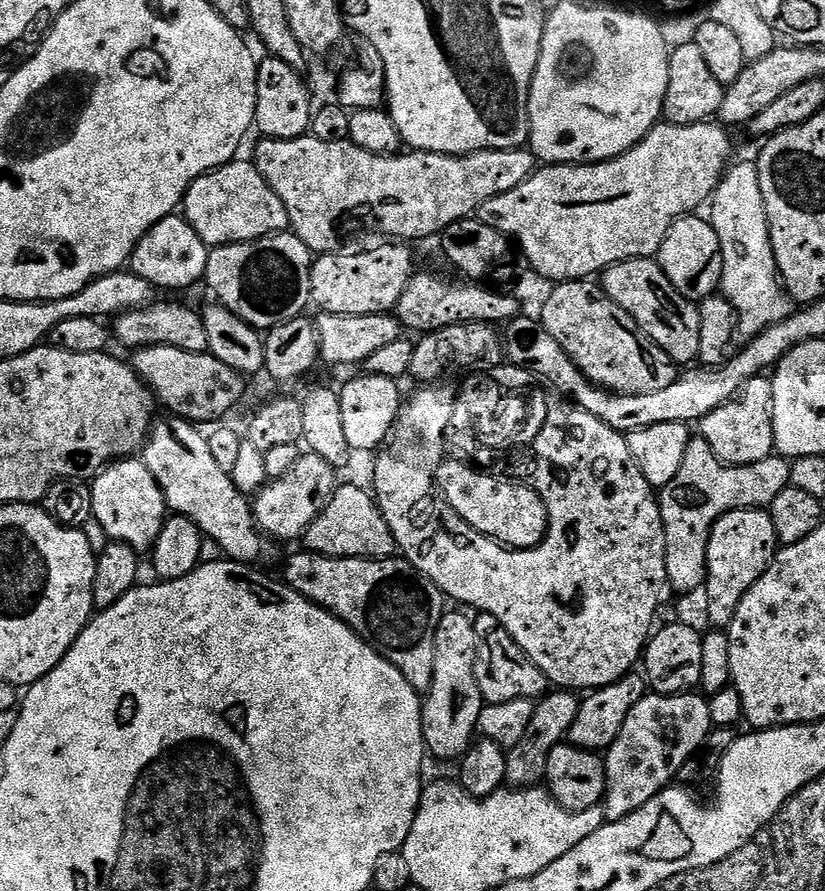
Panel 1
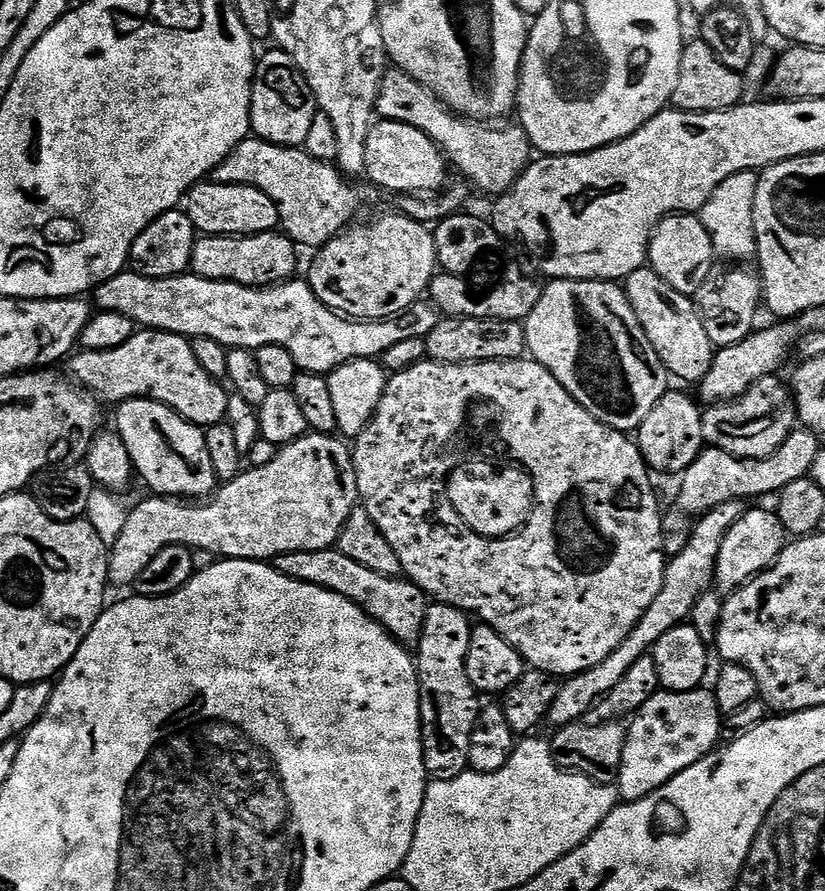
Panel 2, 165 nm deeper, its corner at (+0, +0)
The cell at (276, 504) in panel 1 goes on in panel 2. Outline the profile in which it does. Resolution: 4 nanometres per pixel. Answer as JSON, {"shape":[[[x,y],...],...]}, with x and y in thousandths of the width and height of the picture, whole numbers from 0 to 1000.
{"shape":[[[378,485],[372,489],[361,492],[354,498],[345,498],[335,508],[335,513],[327,519],[322,519],[322,523],[313,523],[312,525],[302,524],[299,527],[292,529],[291,533],[268,542],[256,557],[251,558],[246,563],[229,563],[222,559],[210,559],[206,557],[181,556],[181,561],[171,563],[166,570],[161,569],[156,574],[153,581],[153,590],[148,590],[148,599],[143,599],[143,608],[133,612],[131,622],[131,650],[137,657],[141,655],[145,660],[164,657],[167,644],[172,644],[172,640],[177,640],[177,634],[187,627],[187,622],[192,622],[192,617],[196,617],[201,613],[225,613],[234,617],[244,615],[247,620],[258,620],[258,625],[275,626],[279,629],[314,629],[316,631],[333,630],[335,625],[347,622],[348,620],[389,620],[396,615],[402,615],[411,607],[412,596],[419,590],[419,586],[424,581],[424,577],[434,568],[436,551],[434,550],[434,536],[429,527],[429,519],[427,517],[427,503],[417,499],[416,493],[408,492],[402,487],[392,485]]]}

